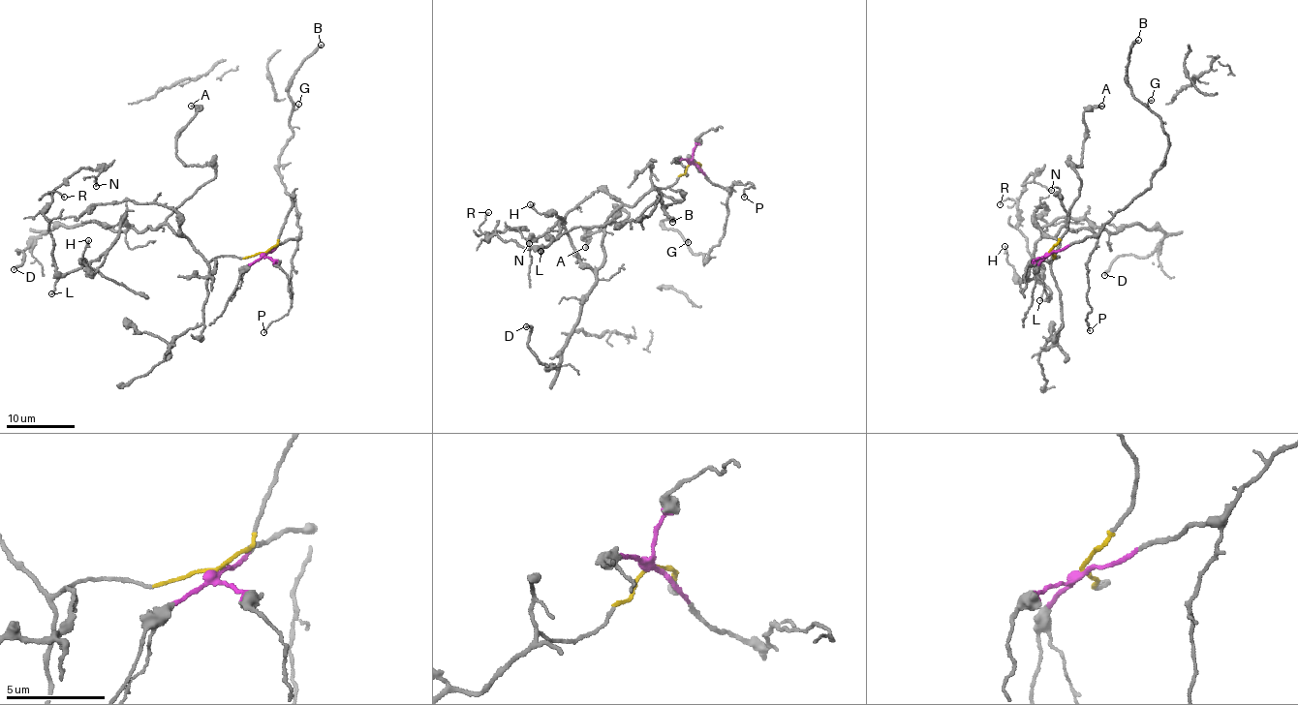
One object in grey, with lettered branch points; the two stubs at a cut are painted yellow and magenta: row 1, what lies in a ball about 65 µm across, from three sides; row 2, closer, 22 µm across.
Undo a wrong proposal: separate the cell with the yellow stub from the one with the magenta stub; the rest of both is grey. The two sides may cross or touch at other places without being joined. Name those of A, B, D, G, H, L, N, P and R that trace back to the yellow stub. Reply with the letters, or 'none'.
A, D, H, L, N, R

